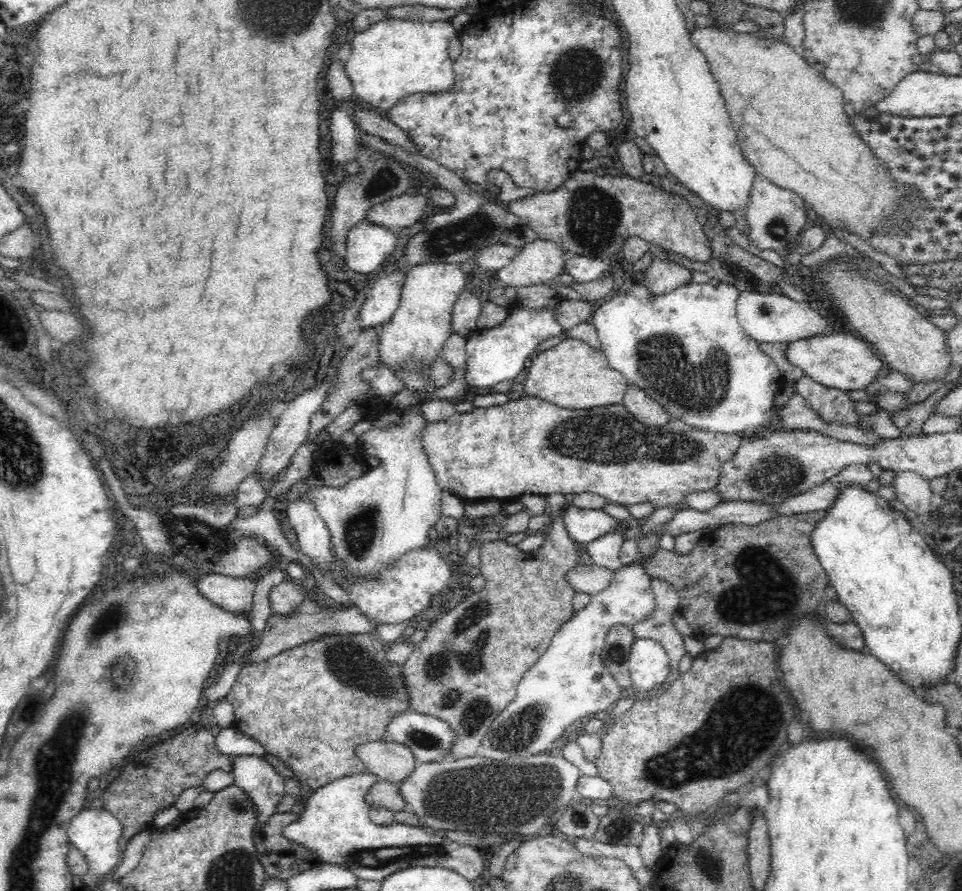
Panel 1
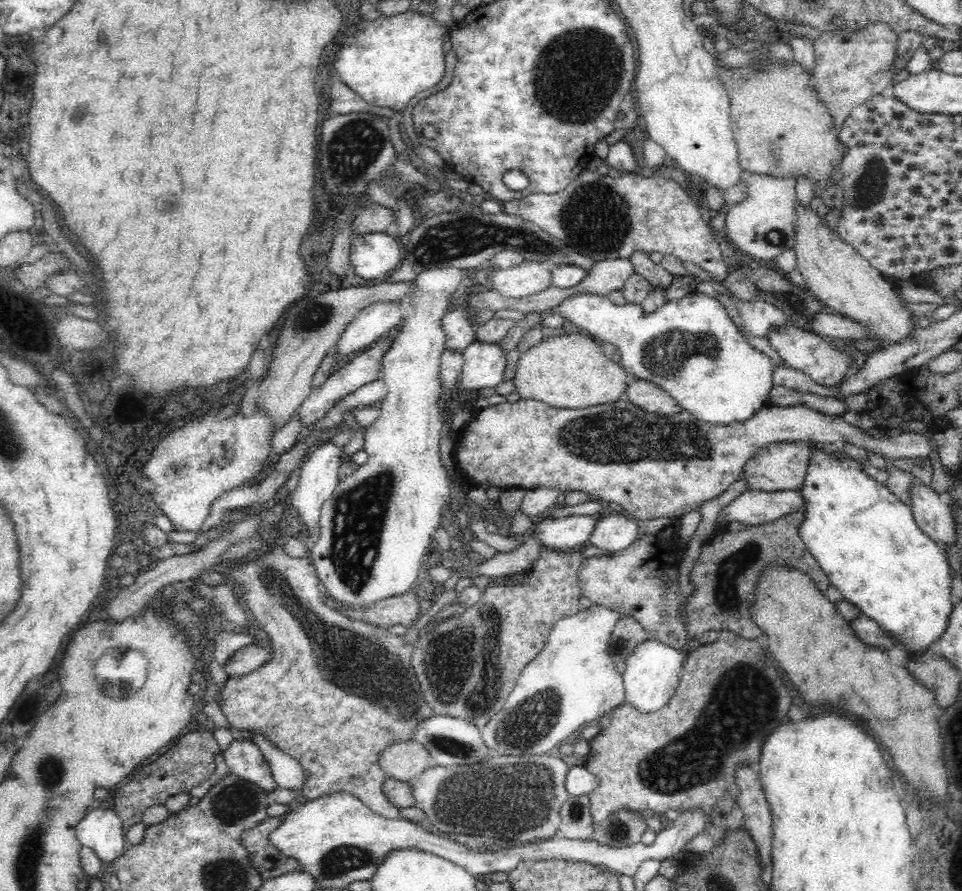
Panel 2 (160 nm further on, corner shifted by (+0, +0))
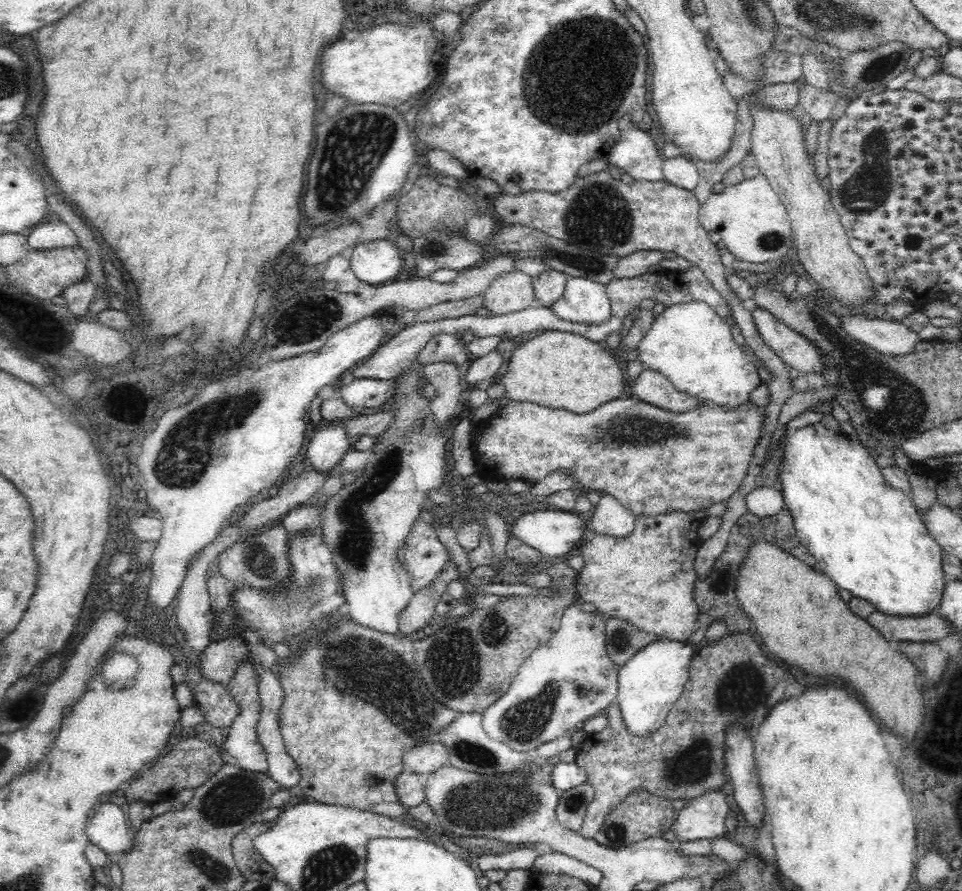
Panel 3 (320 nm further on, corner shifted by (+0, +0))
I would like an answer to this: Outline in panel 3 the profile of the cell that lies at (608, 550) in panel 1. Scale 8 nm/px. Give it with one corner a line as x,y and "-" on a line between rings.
600,492
600,501
592,509
592,528
596,535
609,535
616,539
628,537
635,528
634,514
618,503
616,498

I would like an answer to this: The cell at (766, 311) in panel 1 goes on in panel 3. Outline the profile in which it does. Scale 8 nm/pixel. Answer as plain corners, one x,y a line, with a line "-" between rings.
842,312
840,321
842,329
854,340
887,355
907,355
922,342
918,332
899,320
867,315
856,317

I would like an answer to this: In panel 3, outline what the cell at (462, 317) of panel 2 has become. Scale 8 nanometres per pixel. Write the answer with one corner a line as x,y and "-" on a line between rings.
446,333
433,336
419,353
420,365
448,362
456,365
456,369
462,375
465,374
471,361
467,354
466,344
460,340
460,337

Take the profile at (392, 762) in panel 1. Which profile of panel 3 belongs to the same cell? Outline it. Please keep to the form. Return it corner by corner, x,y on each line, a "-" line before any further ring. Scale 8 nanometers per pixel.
437,739
406,751
402,761
408,772
413,771
422,777
440,770
446,764
450,765
445,744

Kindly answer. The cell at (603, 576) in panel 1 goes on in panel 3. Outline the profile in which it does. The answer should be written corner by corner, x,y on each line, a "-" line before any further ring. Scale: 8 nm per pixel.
702,509
698,511
691,511
690,513
671,511
670,513
663,513
650,517
642,515
636,517
634,531
628,537
616,539
609,535
595,535
592,540
582,545
582,552
580,556
583,559
584,565
582,571
578,574
578,582
576,586
578,595
582,597
584,602
591,602
594,604
594,606
603,613
604,617
616,617
625,620
640,631
654,634
655,636
658,636
659,639
666,641
688,642
690,636
695,632
695,616
698,612
693,593
697,578
694,569
694,562
696,562
696,556
698,556
697,550
700,550
700,546
702,546
704,542
699,536
699,529
705,520
708,519
708,516
705,515
705,511
706,510

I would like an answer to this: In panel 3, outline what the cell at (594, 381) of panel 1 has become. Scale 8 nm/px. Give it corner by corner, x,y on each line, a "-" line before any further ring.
543,331
534,338
516,348
508,360
508,367
501,376
505,396
514,402
542,402
542,406
554,406
554,409
572,411
574,414
586,414
593,411
602,402
614,400
622,394
626,386
626,374
614,353
602,349
579,334
562,331

